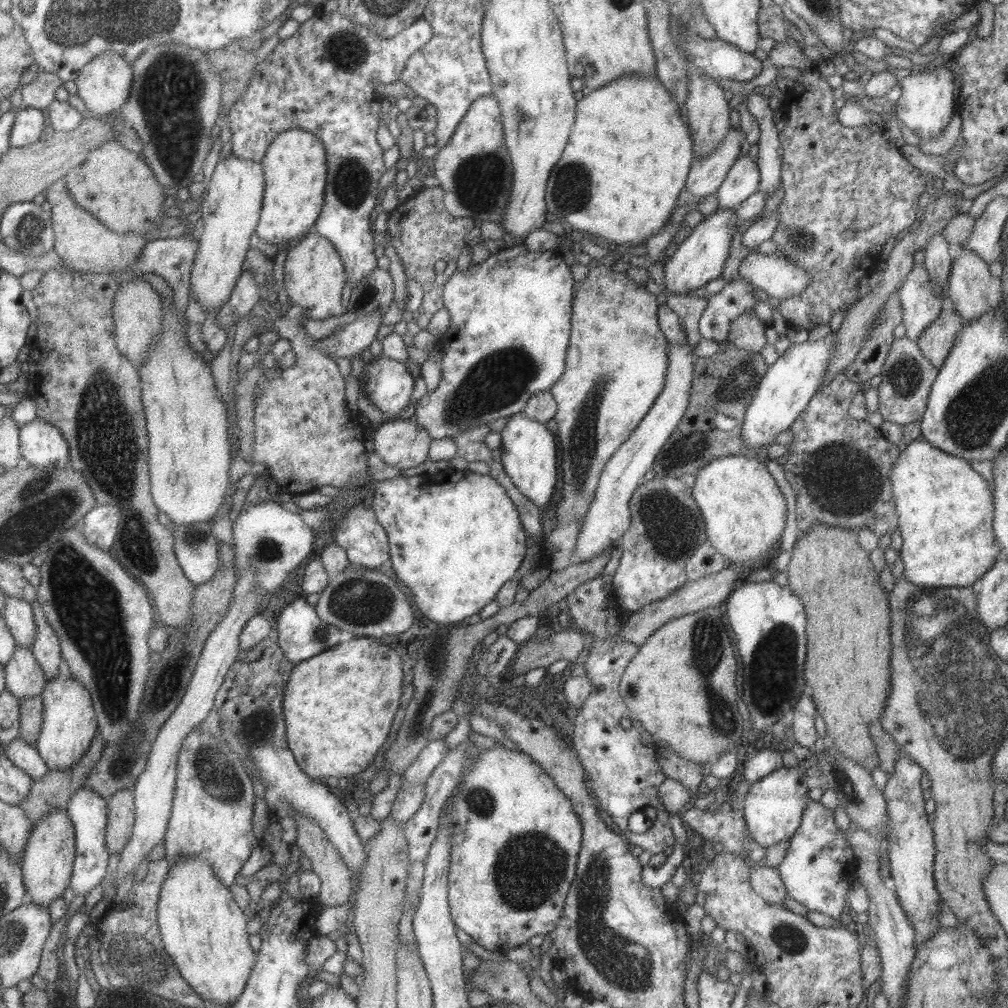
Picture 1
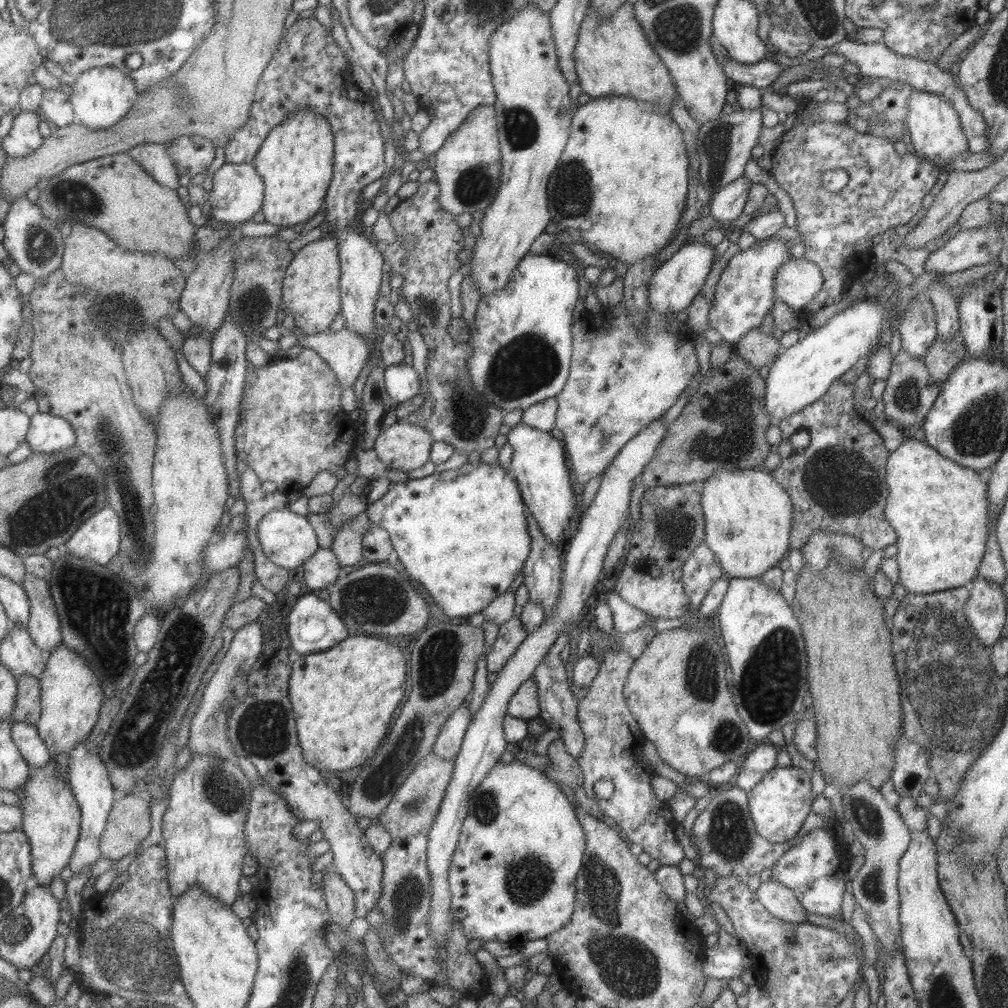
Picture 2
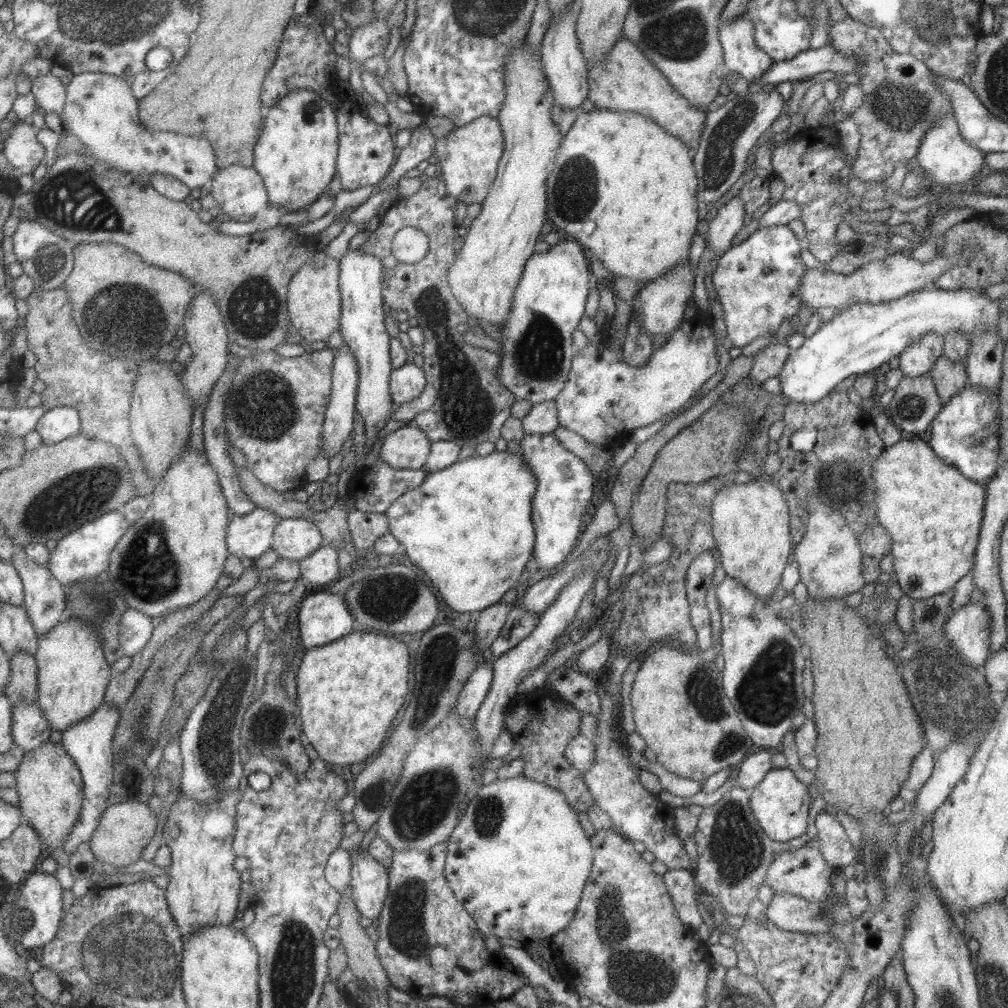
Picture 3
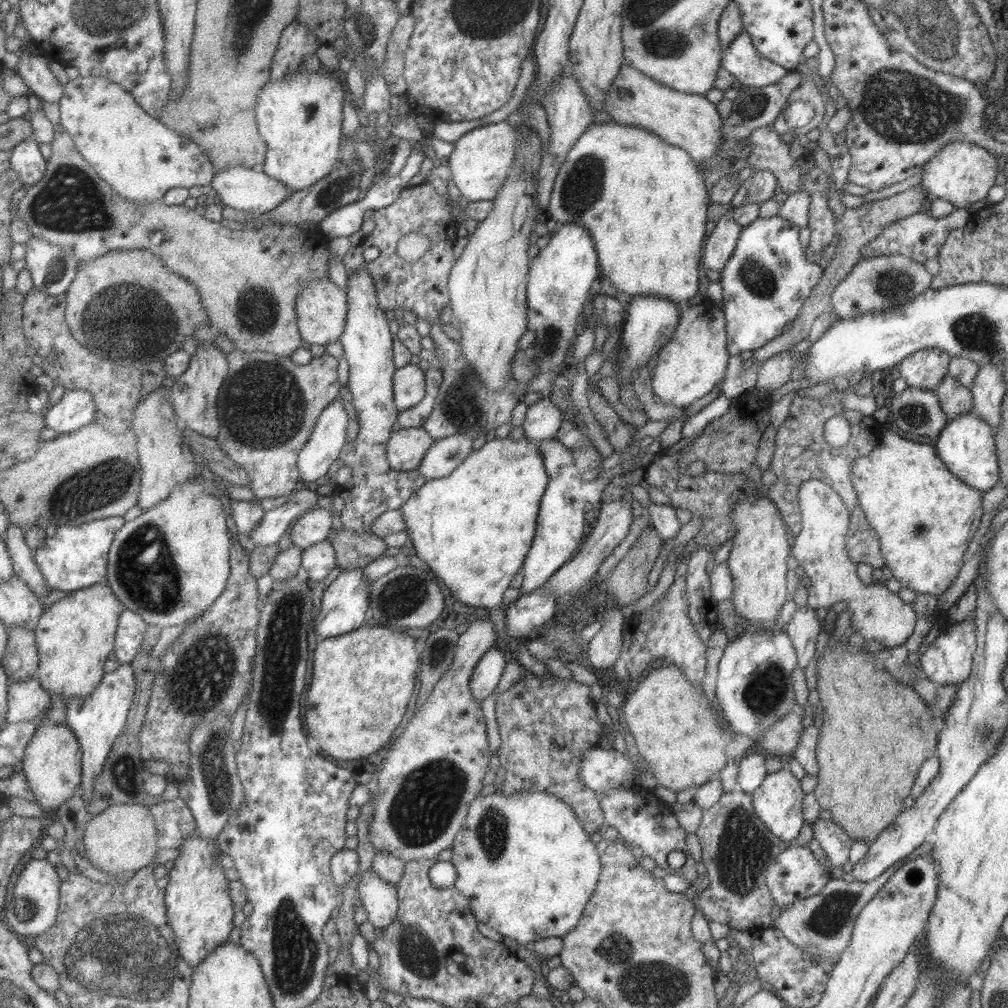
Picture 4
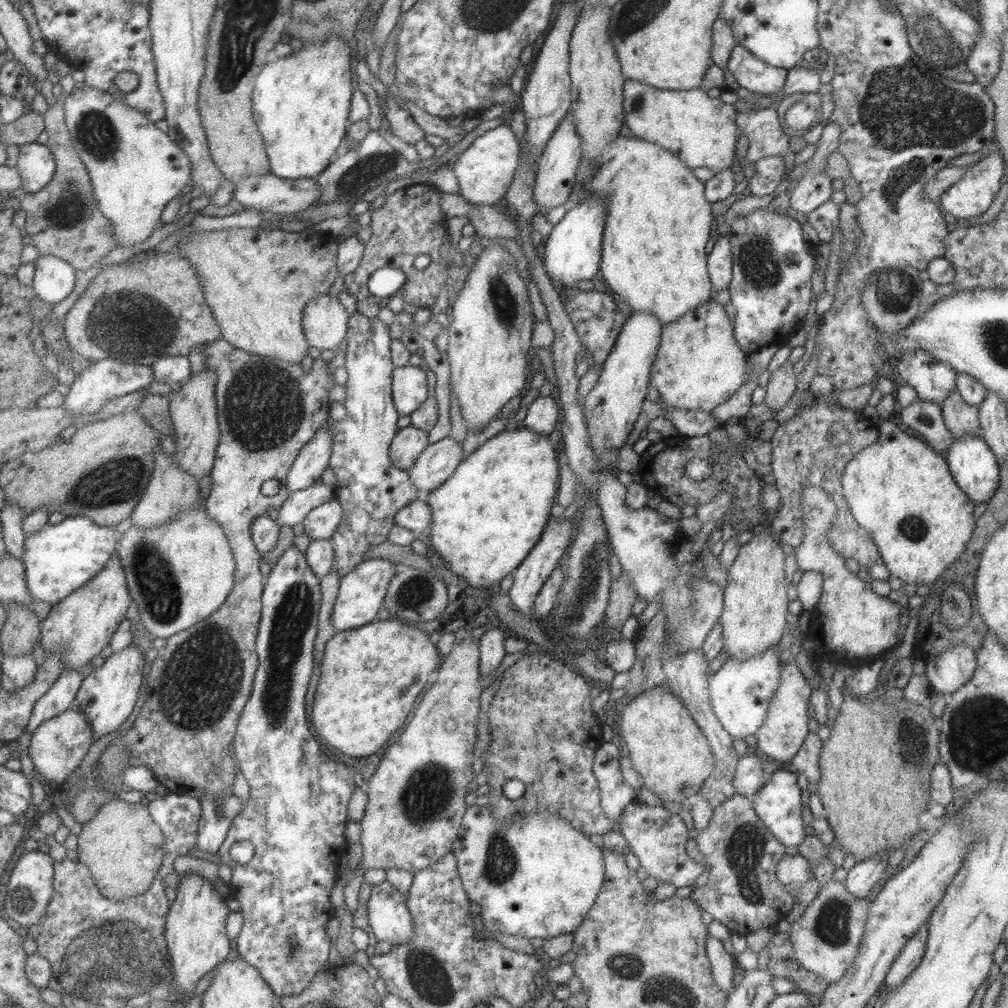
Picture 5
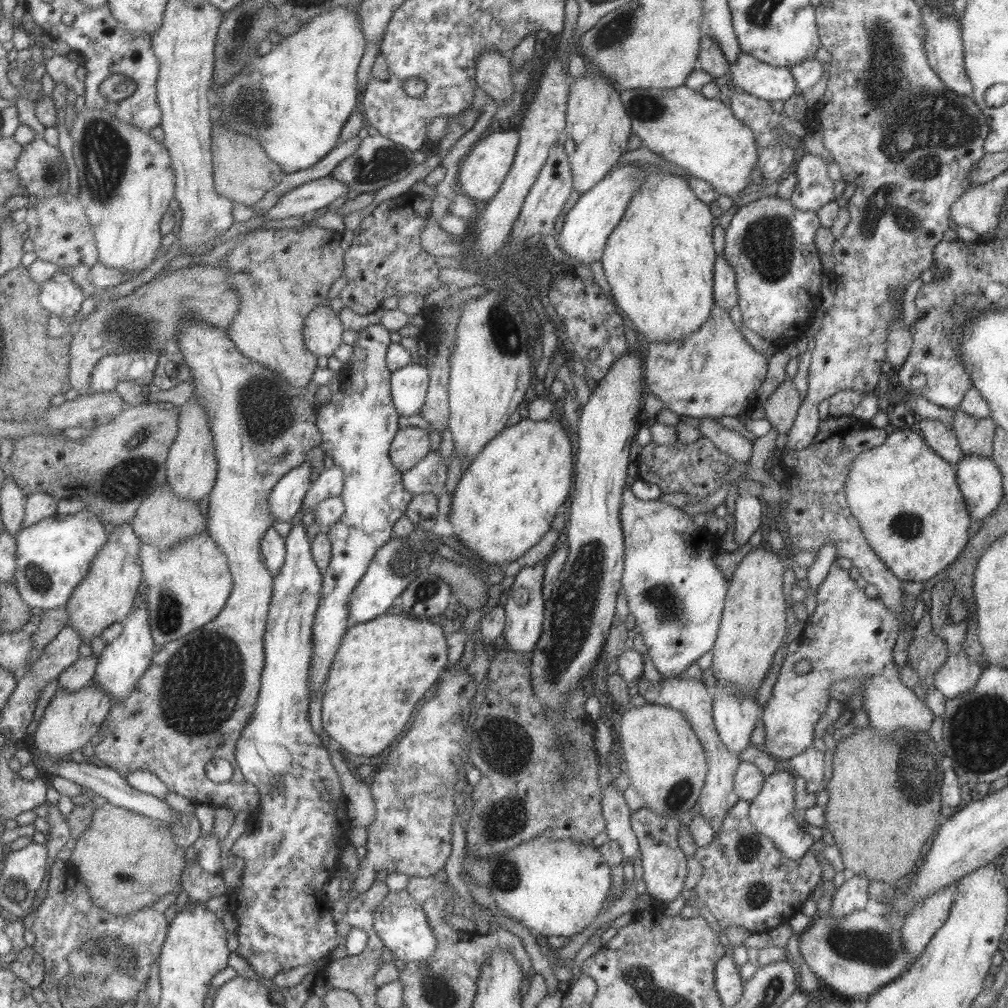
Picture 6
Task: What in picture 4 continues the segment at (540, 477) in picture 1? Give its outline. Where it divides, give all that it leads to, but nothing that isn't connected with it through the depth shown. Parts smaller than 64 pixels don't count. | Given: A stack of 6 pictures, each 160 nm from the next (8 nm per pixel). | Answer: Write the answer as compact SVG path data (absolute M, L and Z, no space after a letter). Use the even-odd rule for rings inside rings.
M555 439L537 442L540 457L543 459L543 467L547 474L547 486L540 496L539 508L536 516L536 529L531 547L525 555L525 560L519 571L523 573L523 581L520 588L524 594L535 591L543 586L544 582L558 568L565 564L573 551L582 543L585 518L583 514L591 502L591 498L599 498L602 490L610 483L616 474L623 475L628 466L616 465L610 470L603 470L597 478L591 482L583 482L580 472L575 468L574 456L571 450L562 446Z

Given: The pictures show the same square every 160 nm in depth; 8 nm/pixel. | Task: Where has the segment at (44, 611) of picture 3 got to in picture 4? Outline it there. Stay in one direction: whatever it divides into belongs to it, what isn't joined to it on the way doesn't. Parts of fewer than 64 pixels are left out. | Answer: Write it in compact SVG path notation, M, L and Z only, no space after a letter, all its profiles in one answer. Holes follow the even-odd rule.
M11 524L7 525L4 537L6 550L12 562L12 571L14 576L18 576L21 582L28 585L36 599L41 603L43 598L50 592L50 588L44 581L41 571L33 560L33 553L24 542L24 530Z

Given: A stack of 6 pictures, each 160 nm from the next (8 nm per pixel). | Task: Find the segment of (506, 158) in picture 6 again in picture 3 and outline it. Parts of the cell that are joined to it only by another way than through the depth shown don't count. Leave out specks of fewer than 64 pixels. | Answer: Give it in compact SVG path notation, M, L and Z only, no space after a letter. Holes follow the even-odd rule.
M483 115L459 128L451 129L448 134L436 139L433 150L434 157L438 160L437 175L444 182L447 194L465 205L483 203L483 200L488 196L491 183L496 177L498 160L503 152L503 137L497 117Z

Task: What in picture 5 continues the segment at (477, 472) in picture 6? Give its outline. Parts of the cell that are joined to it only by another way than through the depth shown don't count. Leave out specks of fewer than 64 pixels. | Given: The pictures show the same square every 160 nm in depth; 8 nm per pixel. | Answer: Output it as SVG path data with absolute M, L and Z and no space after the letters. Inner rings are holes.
M512 425L498 433L497 435L489 438L485 444L481 444L474 452L464 456L462 462L456 467L453 475L450 475L443 484L439 484L437 488L429 491L426 494L421 494L420 497L428 505L432 520L429 521L427 538L429 539L429 546L435 551L435 554L441 558L444 565L452 570L453 574L456 574L459 578L462 578L469 586L475 588L485 588L491 590L493 584L501 582L513 568L517 568L521 561L527 556L527 553L531 551L531 548L539 542L541 538L541 532L546 525L551 510L555 509L555 492L558 487L558 465L555 452L558 452L558 444L556 442L556 435L539 435L529 431L527 428L523 430L515 430Z

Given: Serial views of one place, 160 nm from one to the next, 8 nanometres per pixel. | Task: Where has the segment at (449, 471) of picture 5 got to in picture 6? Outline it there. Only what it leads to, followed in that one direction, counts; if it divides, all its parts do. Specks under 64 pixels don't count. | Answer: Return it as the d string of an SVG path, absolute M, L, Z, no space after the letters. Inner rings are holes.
M438 451L427 452L420 462L402 473L402 486L412 495L430 492L436 496L438 514L447 516L450 497L445 491L448 464Z

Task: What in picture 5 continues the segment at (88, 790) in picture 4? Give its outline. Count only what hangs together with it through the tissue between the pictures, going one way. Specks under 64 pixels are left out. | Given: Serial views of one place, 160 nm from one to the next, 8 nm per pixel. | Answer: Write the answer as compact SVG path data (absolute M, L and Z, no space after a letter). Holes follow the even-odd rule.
M130 644L123 650L111 653L101 667L92 668L85 674L86 678L81 682L70 707L76 706L85 715L91 727L92 742L111 734L129 718L143 684L143 664L143 654L134 644Z

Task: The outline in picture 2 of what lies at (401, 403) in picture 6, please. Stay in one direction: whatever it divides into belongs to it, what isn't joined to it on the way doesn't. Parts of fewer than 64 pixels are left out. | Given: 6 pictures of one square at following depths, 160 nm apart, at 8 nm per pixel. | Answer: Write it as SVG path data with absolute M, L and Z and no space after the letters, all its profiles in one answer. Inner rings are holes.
M403 362L384 367L383 382L385 392L396 405L419 392L419 377L415 369Z

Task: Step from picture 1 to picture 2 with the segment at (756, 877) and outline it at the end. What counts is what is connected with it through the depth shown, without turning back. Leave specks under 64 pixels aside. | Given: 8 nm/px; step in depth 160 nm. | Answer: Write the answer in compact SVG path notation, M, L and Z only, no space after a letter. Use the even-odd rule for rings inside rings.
M771 879L760 882L755 890L756 900L777 920L807 922L807 912L799 905L793 892Z

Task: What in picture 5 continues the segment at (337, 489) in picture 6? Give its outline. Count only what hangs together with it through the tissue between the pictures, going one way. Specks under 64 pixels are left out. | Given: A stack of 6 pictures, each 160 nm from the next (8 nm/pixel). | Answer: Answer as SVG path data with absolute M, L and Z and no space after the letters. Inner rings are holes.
M321 482L288 493L287 498L278 508L275 524L278 527L299 524L309 510L334 498L335 486Z

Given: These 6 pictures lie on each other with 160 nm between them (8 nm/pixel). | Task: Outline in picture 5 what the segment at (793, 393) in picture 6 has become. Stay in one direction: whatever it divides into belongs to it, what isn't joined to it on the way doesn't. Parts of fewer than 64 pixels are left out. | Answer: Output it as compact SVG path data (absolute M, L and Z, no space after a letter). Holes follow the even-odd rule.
M785 361L776 370L770 372L767 384L765 384L766 395L763 402L770 410L781 410L791 398L795 390L796 374L791 369L790 361Z

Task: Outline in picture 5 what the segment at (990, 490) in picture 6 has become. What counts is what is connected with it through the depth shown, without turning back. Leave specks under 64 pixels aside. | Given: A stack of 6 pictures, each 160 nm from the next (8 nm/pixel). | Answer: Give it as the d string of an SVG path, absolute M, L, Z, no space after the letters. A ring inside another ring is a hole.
M961 436L954 438L954 442L945 450L944 460L955 485L961 489L975 505L987 502L999 486L999 472L996 456L989 450L989 446L975 436Z

